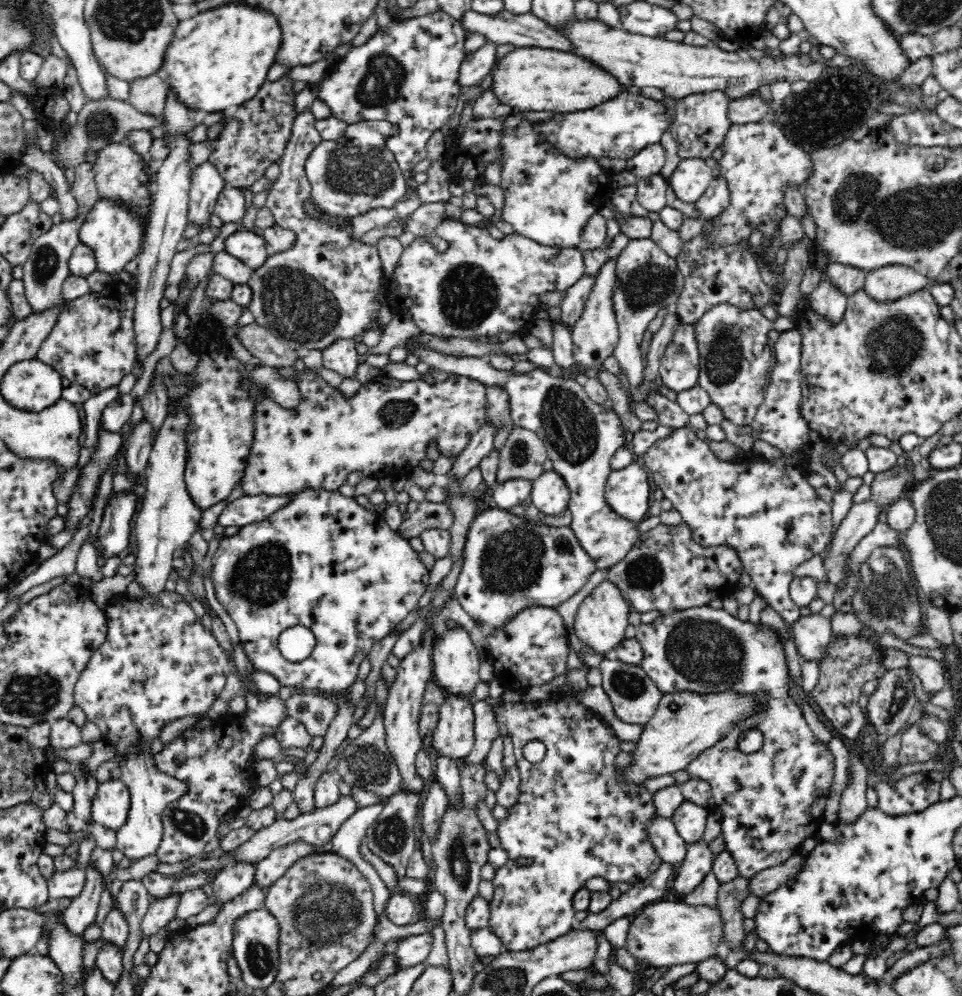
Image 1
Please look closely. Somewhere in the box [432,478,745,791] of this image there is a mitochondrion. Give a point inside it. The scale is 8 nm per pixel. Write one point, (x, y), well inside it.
(512, 560)

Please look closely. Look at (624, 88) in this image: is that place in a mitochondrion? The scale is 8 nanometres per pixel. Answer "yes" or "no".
no

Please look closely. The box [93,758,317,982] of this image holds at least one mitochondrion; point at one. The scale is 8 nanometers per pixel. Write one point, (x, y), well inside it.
(259, 956)

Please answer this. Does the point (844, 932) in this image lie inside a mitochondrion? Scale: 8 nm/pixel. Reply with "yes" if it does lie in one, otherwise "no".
no

